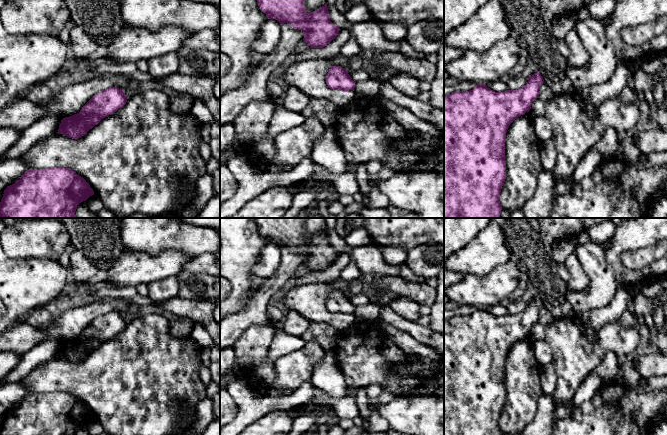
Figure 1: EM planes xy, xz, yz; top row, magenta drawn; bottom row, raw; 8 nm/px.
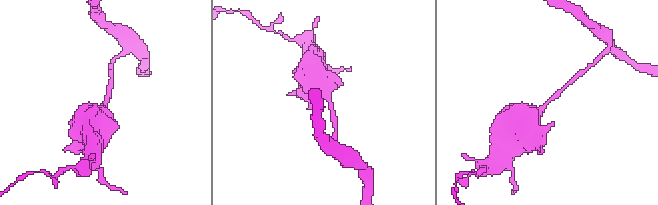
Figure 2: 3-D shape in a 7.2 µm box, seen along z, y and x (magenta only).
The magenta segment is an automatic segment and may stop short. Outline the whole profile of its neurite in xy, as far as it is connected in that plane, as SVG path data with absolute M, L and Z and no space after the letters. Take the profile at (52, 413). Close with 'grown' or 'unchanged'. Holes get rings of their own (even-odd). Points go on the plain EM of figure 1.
M70 392L27 394L14 408L7 410L0 435L76 435L77 429L94 419L86 404Z; unchanged

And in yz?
M537 295L528 302L526 309L517 314L495 316L484 308L477 308L470 315L455 315L444 321L444 435L502 434L499 420L506 402L506 357L516 342L530 335L543 306Z; unchanged

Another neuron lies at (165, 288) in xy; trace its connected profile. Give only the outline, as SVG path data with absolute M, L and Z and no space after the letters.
M176 276L154 281L147 284L148 296L153 300L163 300L176 297L179 290L179 284Z

